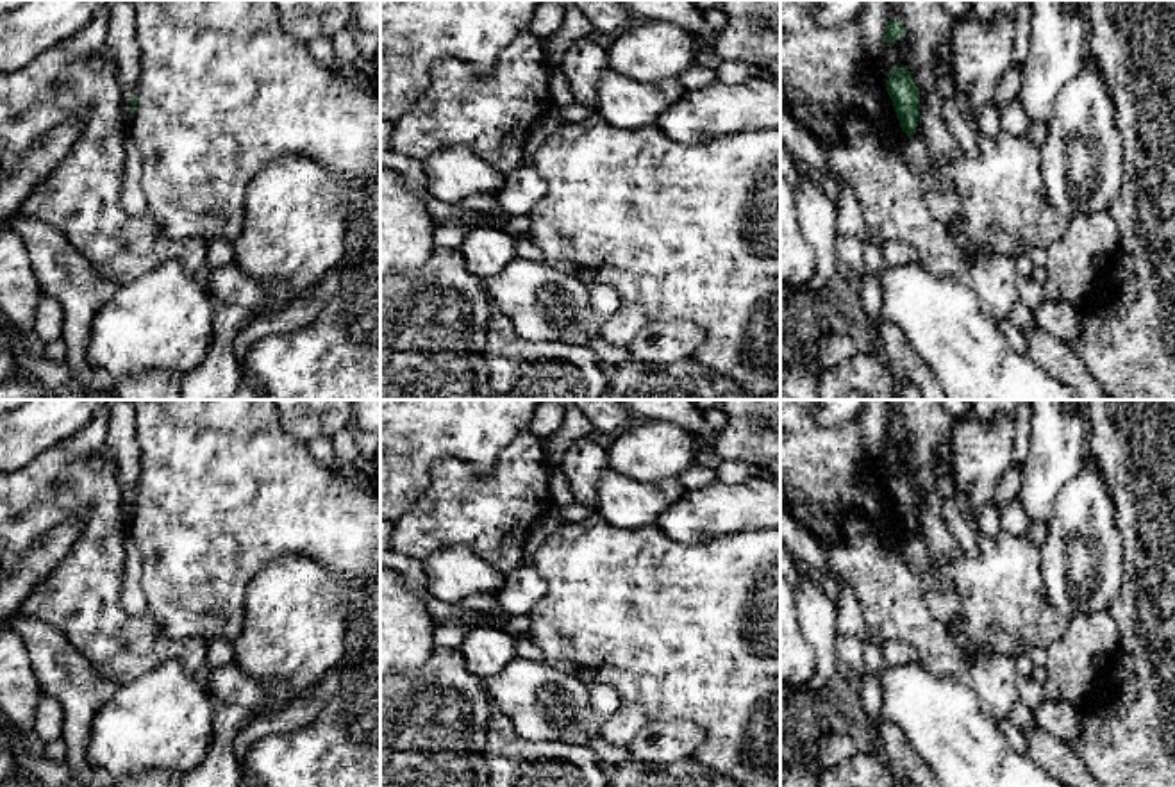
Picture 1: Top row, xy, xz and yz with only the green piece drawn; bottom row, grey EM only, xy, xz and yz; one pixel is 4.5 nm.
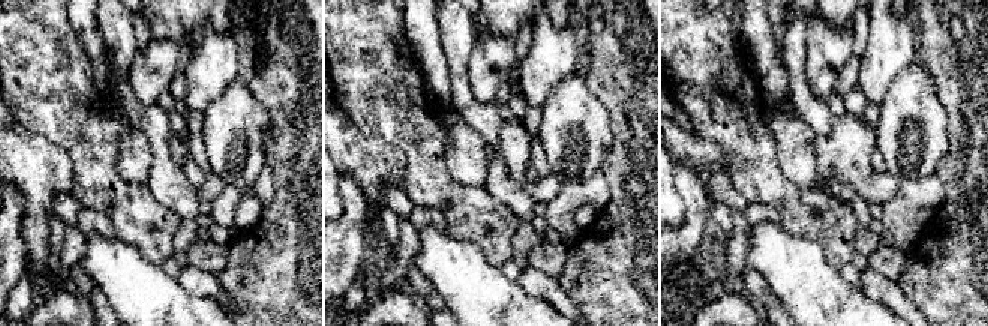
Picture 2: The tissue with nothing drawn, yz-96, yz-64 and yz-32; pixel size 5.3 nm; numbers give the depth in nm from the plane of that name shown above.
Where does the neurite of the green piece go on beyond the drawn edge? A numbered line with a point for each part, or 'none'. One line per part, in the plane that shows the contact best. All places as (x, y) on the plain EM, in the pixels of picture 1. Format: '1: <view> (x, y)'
none

